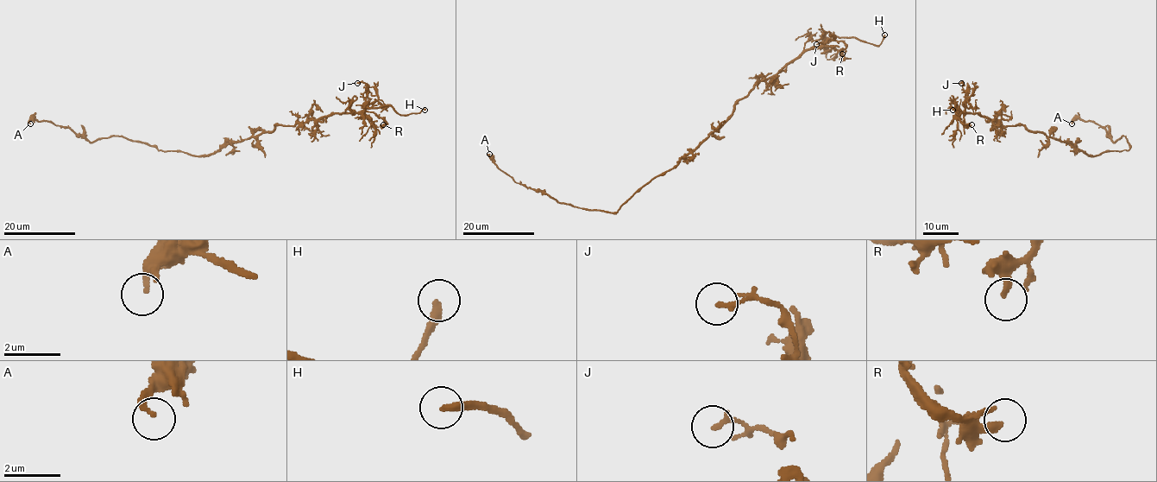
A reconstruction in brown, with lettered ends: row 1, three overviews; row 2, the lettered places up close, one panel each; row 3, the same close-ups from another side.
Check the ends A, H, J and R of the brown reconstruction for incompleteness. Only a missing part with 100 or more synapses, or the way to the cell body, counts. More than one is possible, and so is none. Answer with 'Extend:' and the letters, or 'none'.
Extend: H

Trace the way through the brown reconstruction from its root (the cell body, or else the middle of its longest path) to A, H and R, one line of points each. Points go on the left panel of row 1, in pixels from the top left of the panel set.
A: (234, 143), (193, 155), (121, 136), (89, 142), (47, 121), (33, 118), (30, 123)
H: (234, 143), (271, 132), (275, 124), (293, 125), (331, 114), (361, 113), (387, 104), (400, 115), (424, 110)
R: (234, 143), (271, 132), (275, 124), (293, 125), (331, 114), (371, 111), (386, 123), (383, 124)

